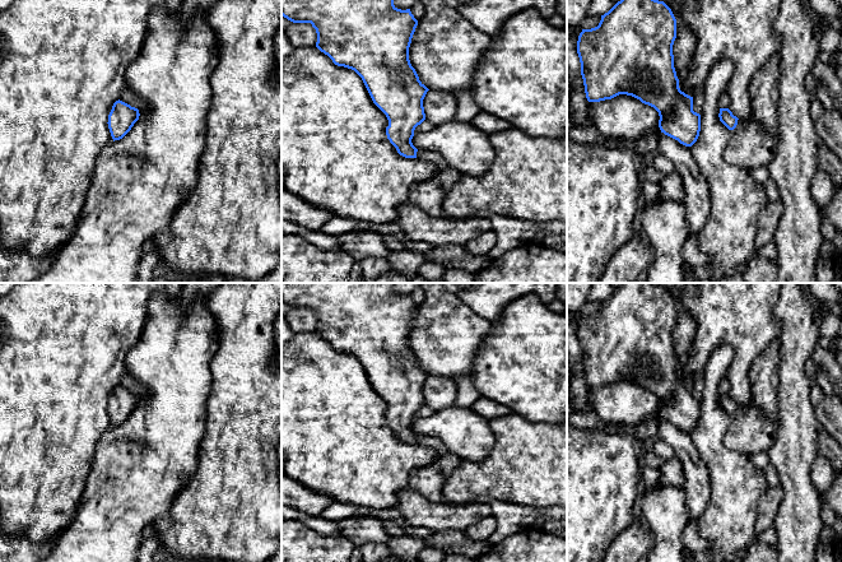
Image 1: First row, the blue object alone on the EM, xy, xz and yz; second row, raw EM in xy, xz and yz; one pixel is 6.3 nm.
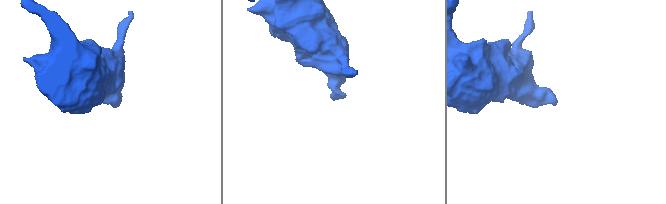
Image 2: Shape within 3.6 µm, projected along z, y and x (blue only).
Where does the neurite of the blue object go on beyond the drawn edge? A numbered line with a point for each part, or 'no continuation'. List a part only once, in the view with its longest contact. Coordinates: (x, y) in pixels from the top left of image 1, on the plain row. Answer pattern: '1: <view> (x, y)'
1: yz (749, 432)

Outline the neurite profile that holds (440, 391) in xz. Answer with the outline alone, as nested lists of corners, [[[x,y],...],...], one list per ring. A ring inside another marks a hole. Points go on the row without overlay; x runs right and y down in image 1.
[[[428,376],[423,393],[425,405],[434,412],[453,405],[457,394],[456,381],[445,376]]]

